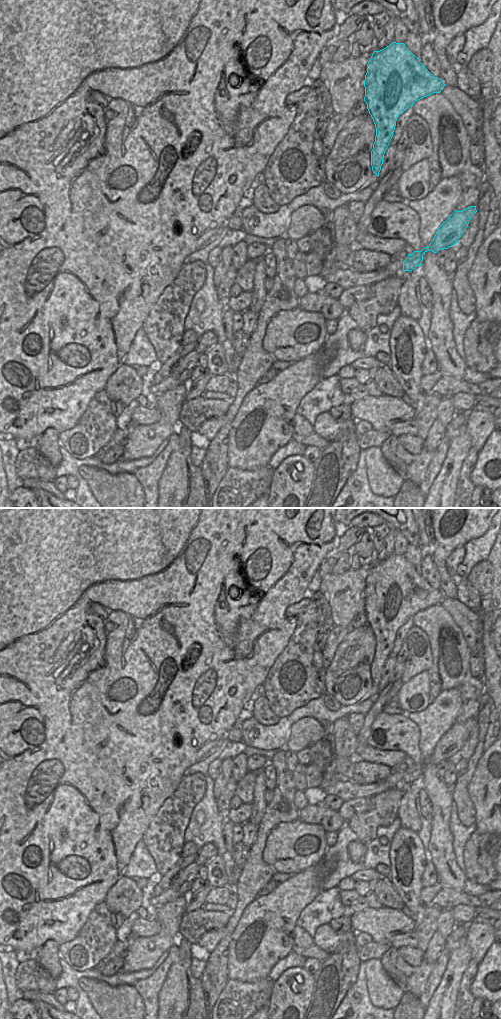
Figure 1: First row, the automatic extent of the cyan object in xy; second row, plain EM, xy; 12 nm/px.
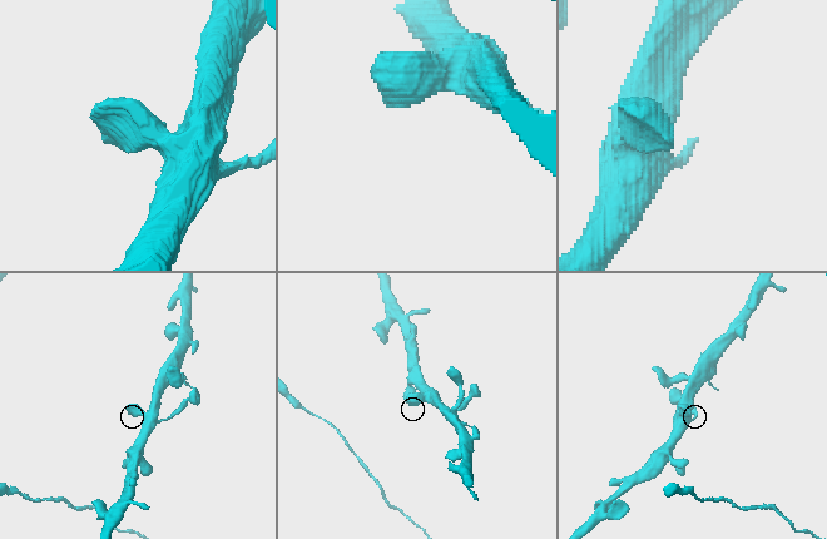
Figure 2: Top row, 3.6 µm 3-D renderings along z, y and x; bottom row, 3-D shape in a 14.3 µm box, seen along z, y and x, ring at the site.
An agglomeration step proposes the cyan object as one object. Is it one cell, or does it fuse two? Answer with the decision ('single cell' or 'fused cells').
single cell

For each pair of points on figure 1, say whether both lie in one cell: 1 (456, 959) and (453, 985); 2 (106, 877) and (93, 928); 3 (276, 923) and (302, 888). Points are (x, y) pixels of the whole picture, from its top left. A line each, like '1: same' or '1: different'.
1: same
2: different
3: same

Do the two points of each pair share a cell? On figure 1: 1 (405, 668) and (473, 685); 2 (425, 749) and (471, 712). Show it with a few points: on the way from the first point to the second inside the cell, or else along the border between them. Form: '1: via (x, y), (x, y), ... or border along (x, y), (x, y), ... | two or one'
1: border along (431, 647), (431, 666), (427, 670) | two
2: border along (463, 701), (454, 721) | two

